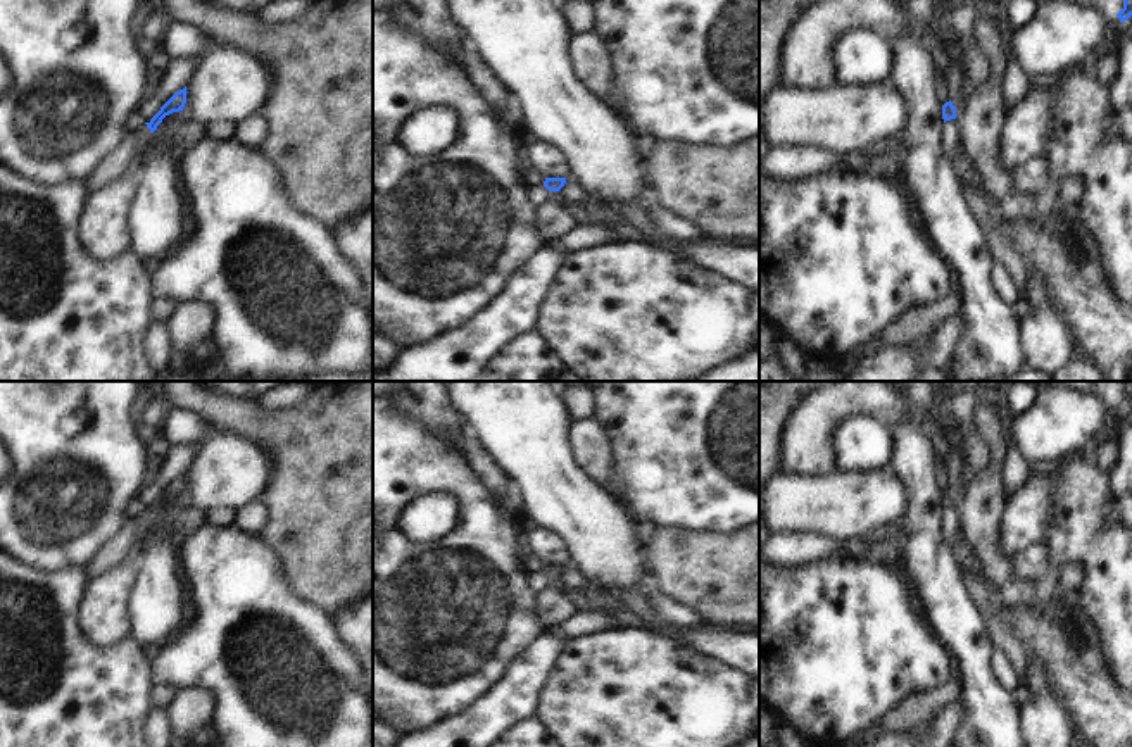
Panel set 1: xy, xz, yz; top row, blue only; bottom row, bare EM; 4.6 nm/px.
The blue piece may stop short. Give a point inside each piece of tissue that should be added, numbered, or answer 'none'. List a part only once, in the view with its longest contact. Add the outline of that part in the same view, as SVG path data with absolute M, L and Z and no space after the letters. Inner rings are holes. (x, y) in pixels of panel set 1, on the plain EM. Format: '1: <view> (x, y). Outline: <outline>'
1: xy (111, 554). Outline: M142 511L129 516L116 533L85 564L86 583L123 564L126 554L136 545L150 526L150 516Z

